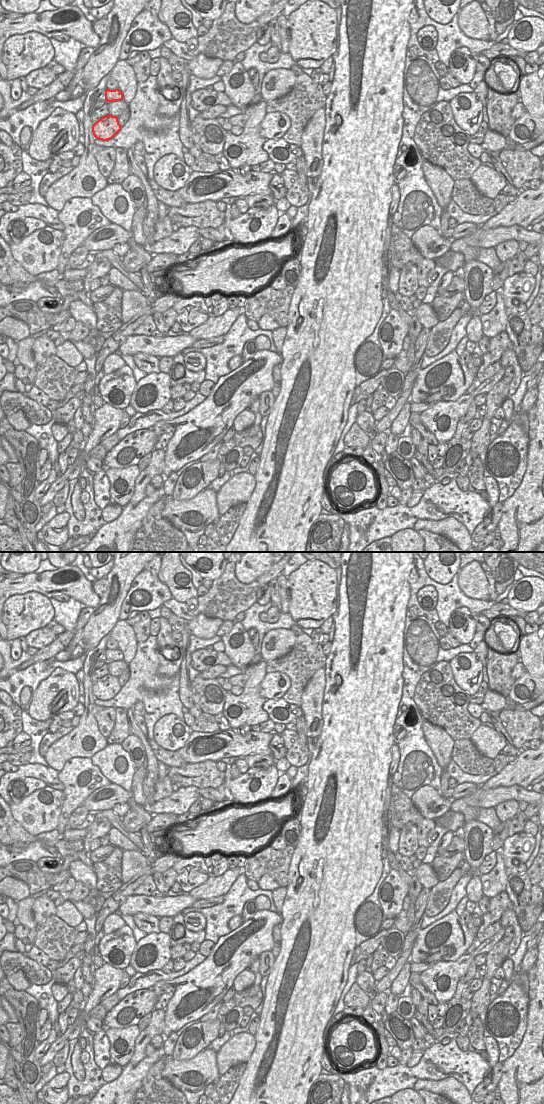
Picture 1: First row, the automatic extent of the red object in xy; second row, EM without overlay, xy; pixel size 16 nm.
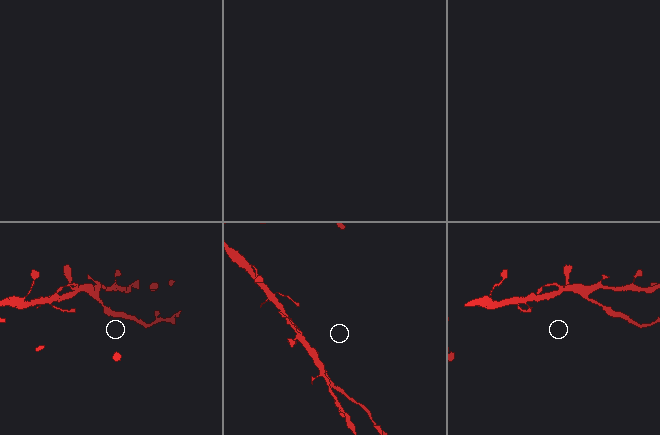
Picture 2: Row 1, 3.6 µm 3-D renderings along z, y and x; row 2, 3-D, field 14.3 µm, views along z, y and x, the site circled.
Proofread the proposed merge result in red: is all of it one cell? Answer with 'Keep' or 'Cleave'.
Cleave

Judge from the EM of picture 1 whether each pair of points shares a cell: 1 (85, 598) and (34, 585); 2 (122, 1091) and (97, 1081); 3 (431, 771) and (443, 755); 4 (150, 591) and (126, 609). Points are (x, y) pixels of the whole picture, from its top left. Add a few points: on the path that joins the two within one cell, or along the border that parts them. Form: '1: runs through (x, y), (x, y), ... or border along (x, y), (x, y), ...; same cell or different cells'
1: runs through (72, 585), (47, 585); same cell
2: border along (105, 1083), (96, 1090); different cells
3: border along (426, 742), (441, 769), (441, 786); different cells
4: runs through (144, 594), (132, 605); same cell

